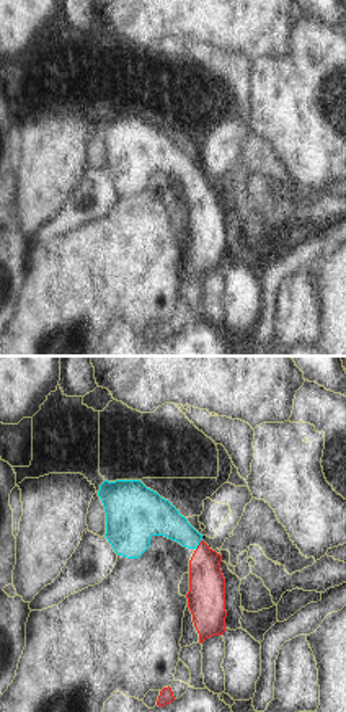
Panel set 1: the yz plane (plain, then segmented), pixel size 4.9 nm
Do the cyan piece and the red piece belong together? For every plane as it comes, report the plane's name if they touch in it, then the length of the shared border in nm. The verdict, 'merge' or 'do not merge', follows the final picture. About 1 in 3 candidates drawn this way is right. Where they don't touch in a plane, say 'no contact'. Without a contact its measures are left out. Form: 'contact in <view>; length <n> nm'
contact in yz; length 60 nm

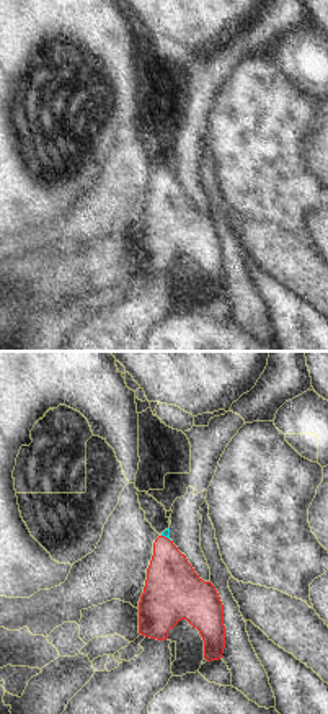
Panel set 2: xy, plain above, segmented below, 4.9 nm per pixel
contact in xy; length 60 nm

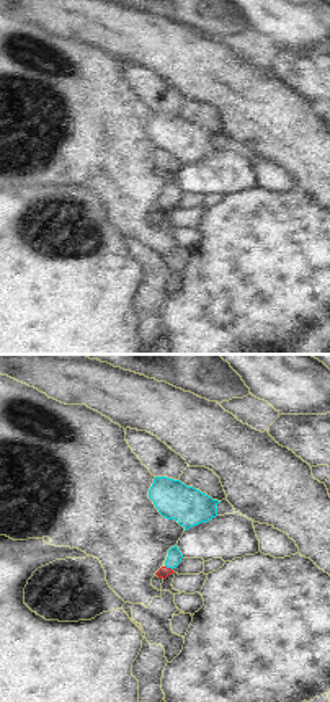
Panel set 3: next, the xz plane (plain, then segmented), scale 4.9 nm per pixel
contact in xz; length 50 nm

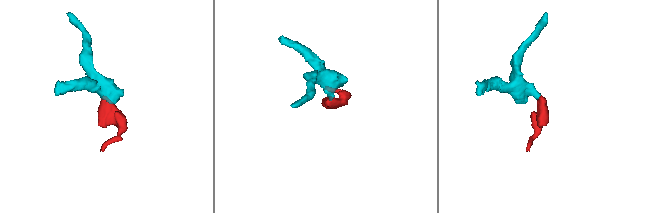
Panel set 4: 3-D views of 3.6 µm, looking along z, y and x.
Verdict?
merge

